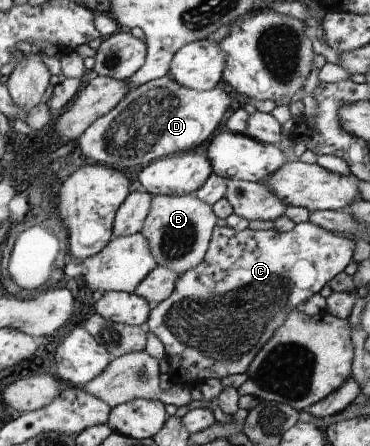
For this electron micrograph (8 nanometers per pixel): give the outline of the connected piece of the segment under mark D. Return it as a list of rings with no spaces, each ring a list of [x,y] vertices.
[[[168,76],[160,77],[128,91],[116,107],[93,122],[78,138],[80,152],[82,152],[82,158],[90,165],[115,166],[118,170],[146,166],[166,155],[192,151],[202,142],[206,142],[222,122],[228,108],[230,108],[230,96],[220,88],[197,91],[182,86]]]

